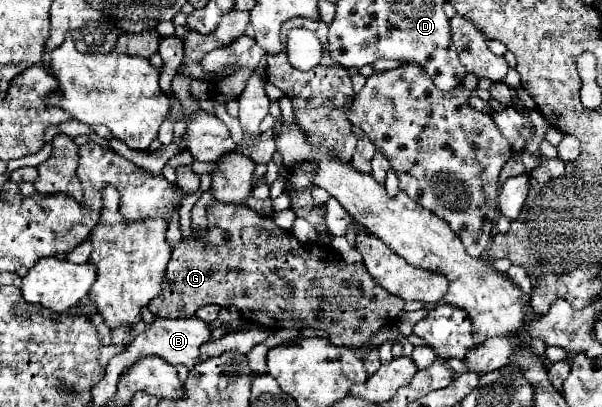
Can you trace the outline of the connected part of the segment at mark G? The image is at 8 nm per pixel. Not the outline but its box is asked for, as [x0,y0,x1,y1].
[149,200,405,375]

